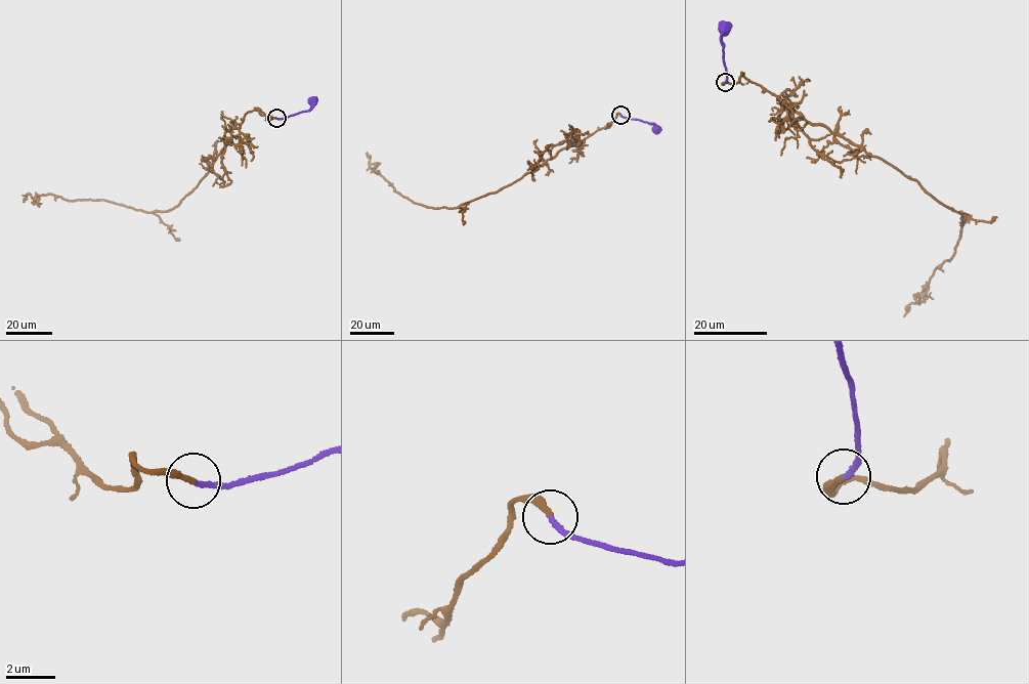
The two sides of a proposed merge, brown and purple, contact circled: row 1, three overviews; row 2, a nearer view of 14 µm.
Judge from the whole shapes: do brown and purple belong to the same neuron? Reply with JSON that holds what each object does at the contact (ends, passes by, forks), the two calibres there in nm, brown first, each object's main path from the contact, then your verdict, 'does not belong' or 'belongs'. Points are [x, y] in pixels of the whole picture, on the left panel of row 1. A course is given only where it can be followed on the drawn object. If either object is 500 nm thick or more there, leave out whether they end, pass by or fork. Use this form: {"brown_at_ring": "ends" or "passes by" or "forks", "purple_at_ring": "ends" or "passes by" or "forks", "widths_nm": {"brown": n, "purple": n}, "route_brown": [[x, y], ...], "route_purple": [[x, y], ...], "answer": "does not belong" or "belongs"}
{"brown_at_ring": "ends", "purple_at_ring": "ends", "widths_nm": {"brown": 220, "purple": 180}, "route_brown": [[276, 118], [246, 113], [209, 171], [166, 211], [47, 194], [29, 194], [24, 202]], "route_purple": [[276, 118], [307, 111], [315, 97]], "answer": "belongs"}

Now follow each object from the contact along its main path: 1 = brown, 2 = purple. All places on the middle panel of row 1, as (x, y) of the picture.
1: (620, 115), (521, 178), (457, 208), (414, 203), (370, 167), (367, 153)
2: (620, 115), (648, 122), (659, 131)

